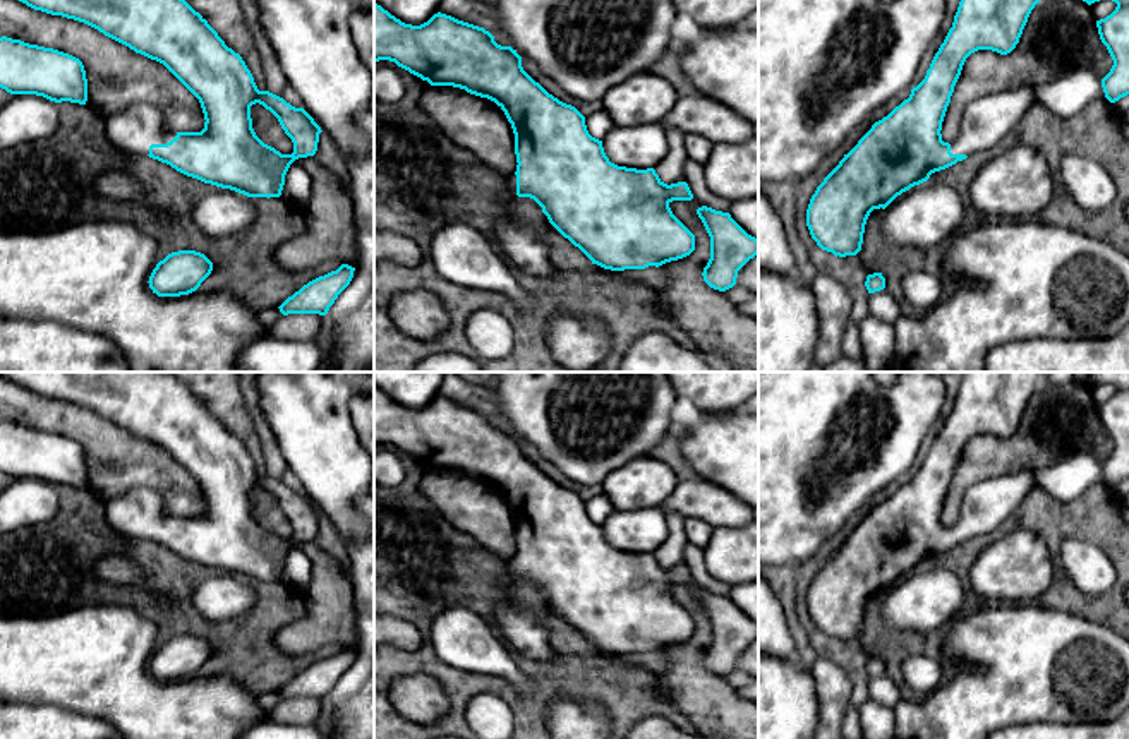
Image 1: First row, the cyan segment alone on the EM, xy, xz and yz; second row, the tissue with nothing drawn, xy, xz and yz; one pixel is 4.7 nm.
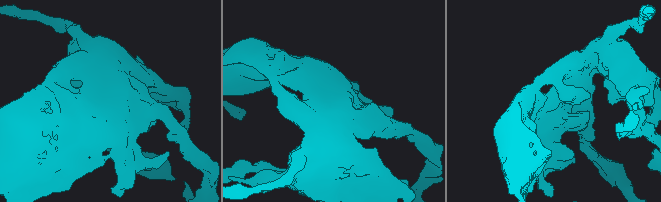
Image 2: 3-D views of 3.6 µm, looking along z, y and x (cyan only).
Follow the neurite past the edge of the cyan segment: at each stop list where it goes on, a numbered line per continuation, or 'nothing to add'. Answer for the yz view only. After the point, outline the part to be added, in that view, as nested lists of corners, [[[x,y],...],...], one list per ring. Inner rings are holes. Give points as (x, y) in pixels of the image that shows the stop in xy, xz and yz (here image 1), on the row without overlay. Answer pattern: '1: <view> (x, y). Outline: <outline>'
1: yz (987, 504). Outline: [[[1014,472],[971,485],[957,521],[951,526],[952,538],[976,538],[1000,528],[1036,487],[1029,472]]]

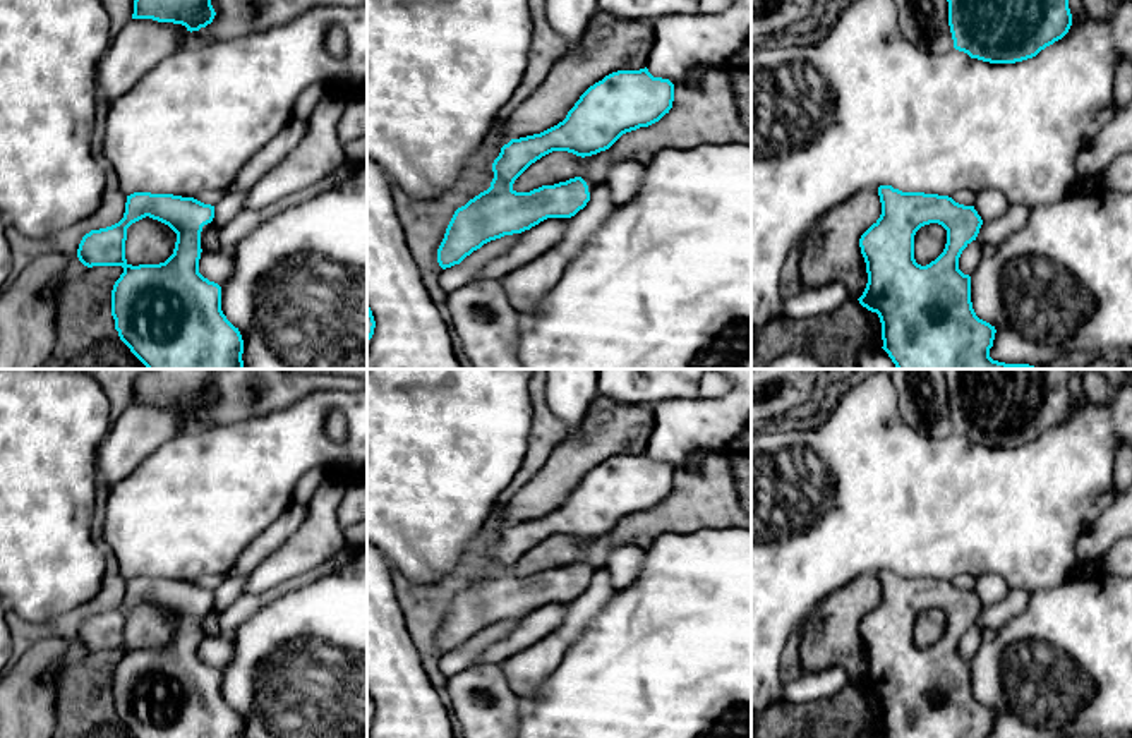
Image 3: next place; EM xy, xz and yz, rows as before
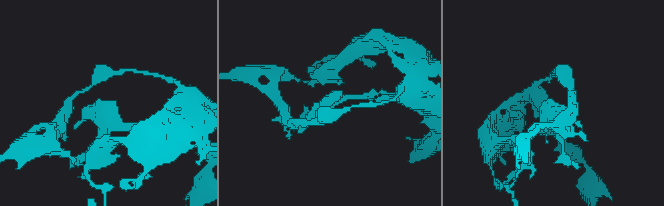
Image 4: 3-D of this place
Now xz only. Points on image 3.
nothing to add

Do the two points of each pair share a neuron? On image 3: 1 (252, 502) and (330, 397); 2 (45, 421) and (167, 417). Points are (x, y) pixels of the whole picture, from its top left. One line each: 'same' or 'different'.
1: same
2: different

